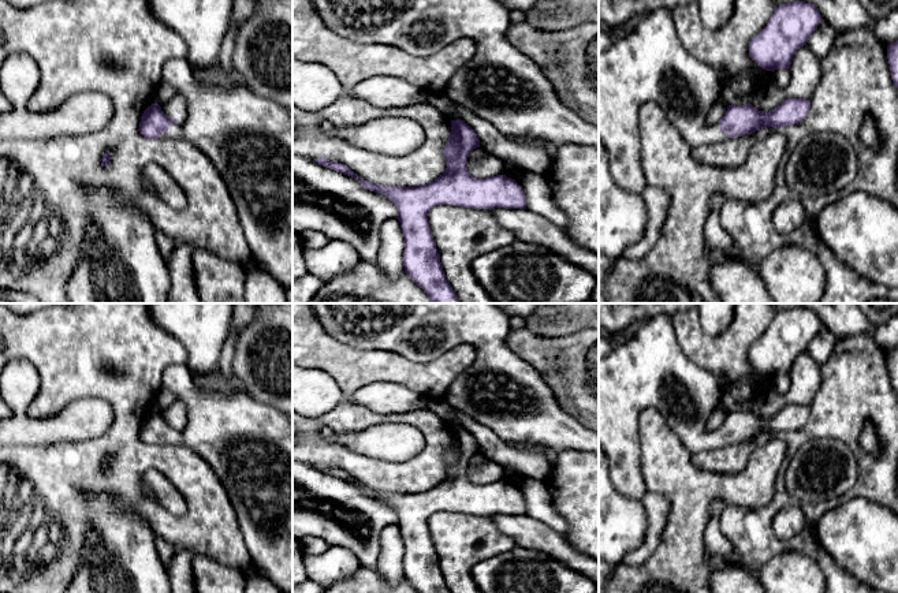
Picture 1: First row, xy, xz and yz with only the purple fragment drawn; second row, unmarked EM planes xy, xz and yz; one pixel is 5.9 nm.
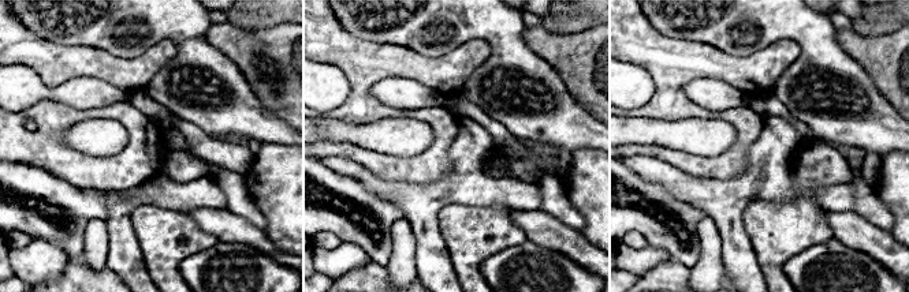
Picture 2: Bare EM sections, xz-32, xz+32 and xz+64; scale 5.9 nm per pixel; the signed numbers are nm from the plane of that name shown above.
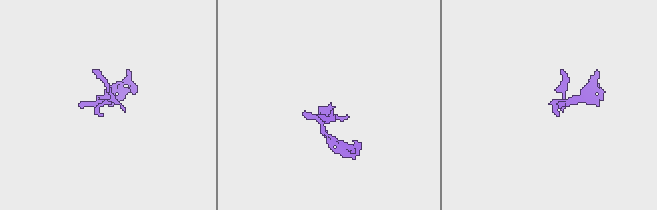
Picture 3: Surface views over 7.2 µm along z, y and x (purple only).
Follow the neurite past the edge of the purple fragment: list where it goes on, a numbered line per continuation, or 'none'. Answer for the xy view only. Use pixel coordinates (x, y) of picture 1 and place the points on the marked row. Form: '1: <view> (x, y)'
1: xy (249, 140)

